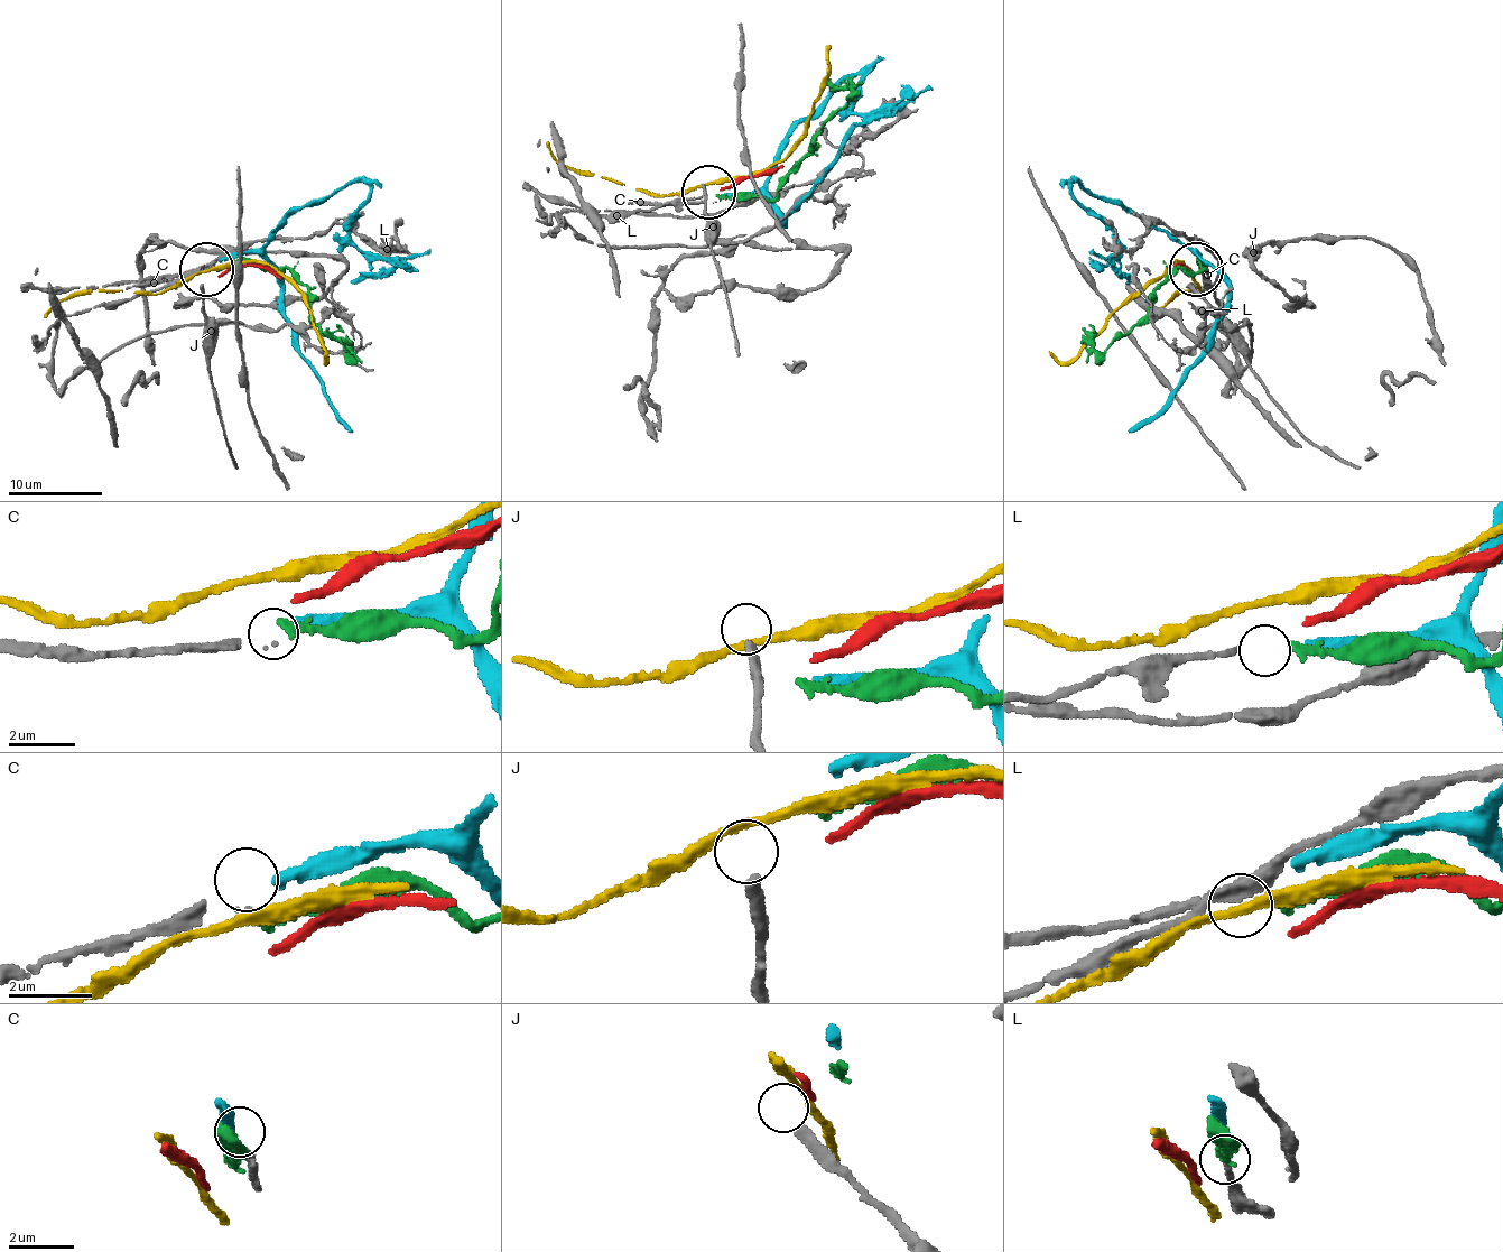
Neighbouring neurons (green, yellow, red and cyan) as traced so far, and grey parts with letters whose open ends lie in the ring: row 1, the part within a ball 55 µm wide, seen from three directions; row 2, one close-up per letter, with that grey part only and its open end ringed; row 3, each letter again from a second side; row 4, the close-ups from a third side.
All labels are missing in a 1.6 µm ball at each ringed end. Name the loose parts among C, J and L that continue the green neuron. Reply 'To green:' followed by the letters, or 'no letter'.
To green: L

